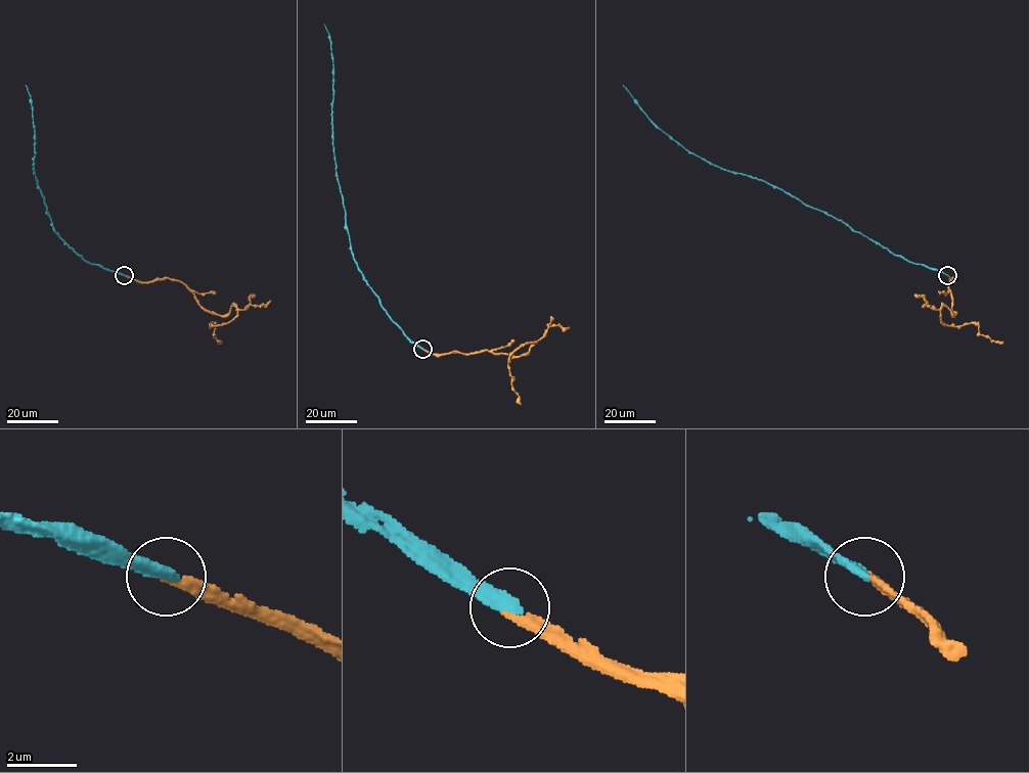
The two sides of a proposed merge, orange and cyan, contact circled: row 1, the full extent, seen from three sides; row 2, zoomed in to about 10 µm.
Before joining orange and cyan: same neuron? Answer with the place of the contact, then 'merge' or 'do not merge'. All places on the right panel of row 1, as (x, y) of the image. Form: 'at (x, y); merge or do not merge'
at (947, 275); merge

